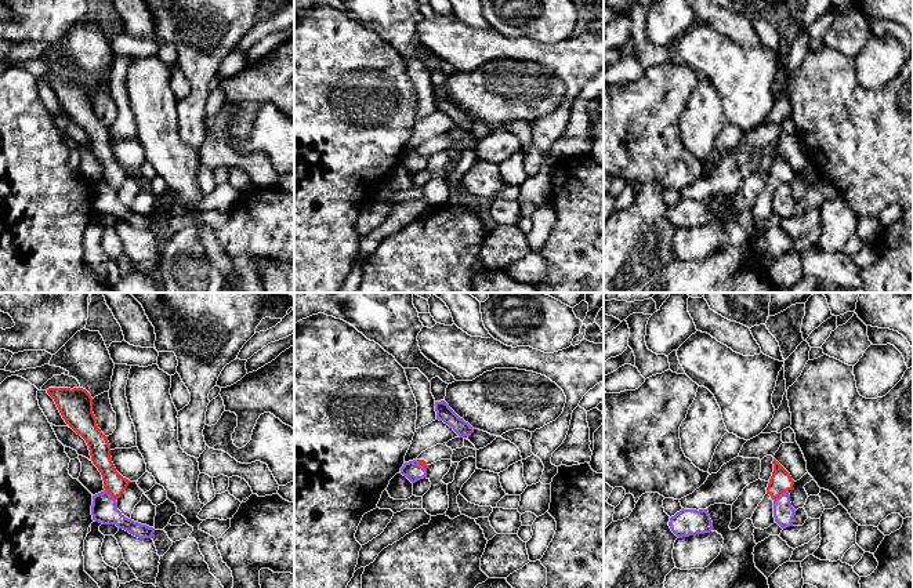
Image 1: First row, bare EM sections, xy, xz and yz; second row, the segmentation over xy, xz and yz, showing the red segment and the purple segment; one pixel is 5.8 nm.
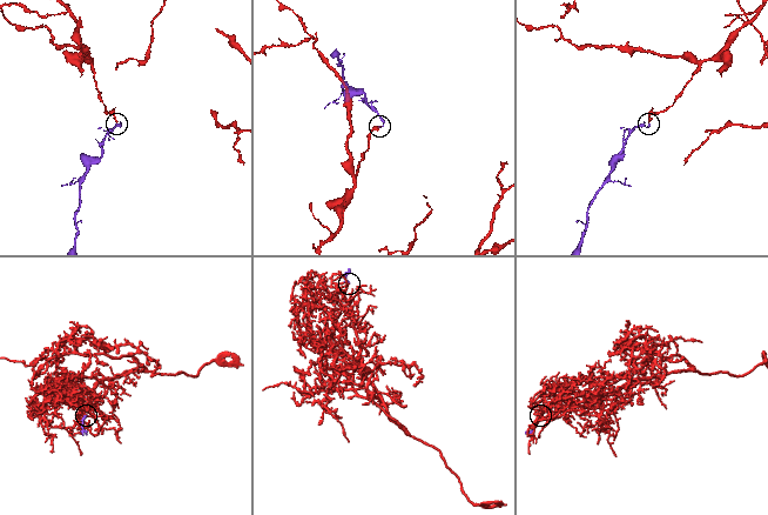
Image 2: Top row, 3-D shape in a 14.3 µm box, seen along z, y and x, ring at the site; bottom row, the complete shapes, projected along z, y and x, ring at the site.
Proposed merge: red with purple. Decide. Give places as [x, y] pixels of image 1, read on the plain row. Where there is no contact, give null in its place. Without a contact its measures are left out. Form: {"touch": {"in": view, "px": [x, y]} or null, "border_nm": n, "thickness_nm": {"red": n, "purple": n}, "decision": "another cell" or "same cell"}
{"touch": {"in": "yz", "px": [781, 184]}, "border_nm": 110, "thickness_nm": {"red": 130, "purple": 120}, "decision": "another cell"}

